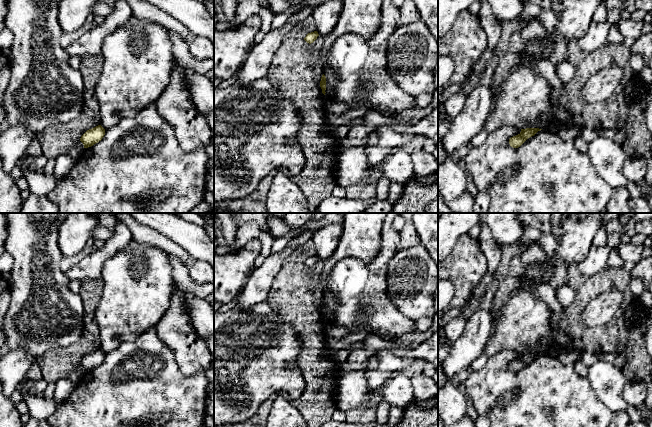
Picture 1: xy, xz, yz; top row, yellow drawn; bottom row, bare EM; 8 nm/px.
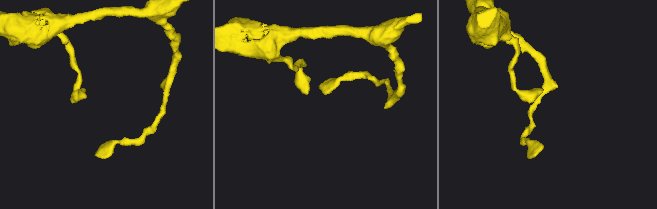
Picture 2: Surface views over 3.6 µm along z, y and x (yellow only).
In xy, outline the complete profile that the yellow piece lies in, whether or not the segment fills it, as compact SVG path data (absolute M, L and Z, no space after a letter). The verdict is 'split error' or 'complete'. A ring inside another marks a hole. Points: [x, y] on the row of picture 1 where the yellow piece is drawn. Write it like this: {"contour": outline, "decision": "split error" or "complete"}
{"contour": "M98 125L92 129L87 130L80 138L80 141L83 143L84 148L93 146L102 140L105 135L105 129Z", "decision": "complete"}

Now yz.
{"contour": "M526 128L521 129L521 132L509 139L509 144L513 148L520 147L528 138L534 136L538 131L542 129L539 128Z", "decision": "complete"}

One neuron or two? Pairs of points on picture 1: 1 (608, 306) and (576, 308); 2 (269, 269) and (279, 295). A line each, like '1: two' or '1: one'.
1: two
2: two

